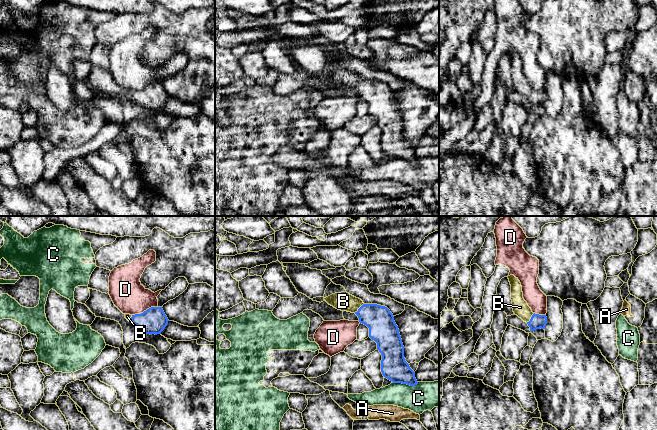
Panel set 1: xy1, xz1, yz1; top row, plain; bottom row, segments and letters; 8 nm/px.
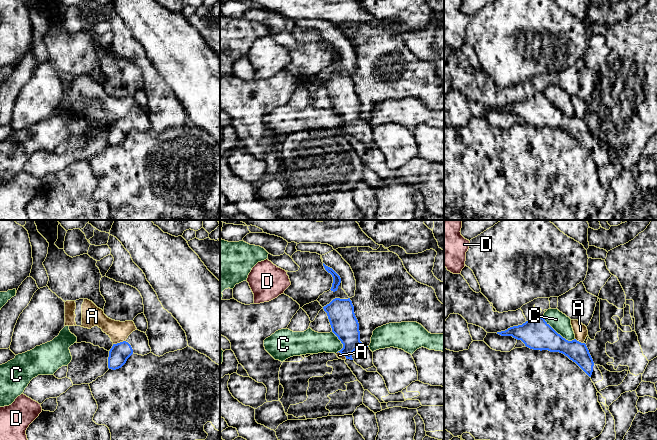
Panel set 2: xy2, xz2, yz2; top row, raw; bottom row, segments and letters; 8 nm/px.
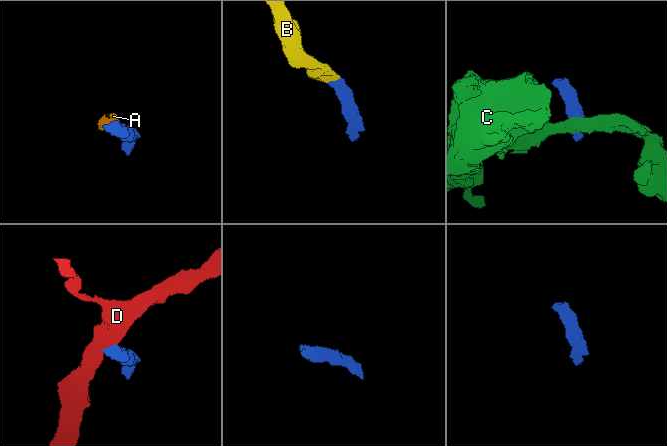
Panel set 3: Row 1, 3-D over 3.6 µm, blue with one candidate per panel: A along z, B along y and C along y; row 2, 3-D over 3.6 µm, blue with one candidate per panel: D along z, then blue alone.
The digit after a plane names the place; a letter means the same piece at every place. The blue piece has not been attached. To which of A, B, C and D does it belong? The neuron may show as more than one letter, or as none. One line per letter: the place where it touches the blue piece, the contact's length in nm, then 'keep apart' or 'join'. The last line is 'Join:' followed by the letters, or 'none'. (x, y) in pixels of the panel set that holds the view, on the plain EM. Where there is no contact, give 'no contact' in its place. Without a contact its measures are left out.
A: xy2 (119, 119) | 110 nm | keep apart
B: yz1 (531, 94) | 100 nm | join
C: yz2 (557, 109) | 320 nm | keep apart
D: xy1 (144, 87) | 220 nm | keep apart
Join: B

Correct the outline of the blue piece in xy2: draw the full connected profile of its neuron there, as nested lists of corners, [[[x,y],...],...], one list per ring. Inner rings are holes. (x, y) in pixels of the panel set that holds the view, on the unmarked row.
[[[135,106],[125,117],[113,120],[109,127],[108,144],[112,146],[121,144],[133,129],[142,132],[151,129],[146,109]]]

